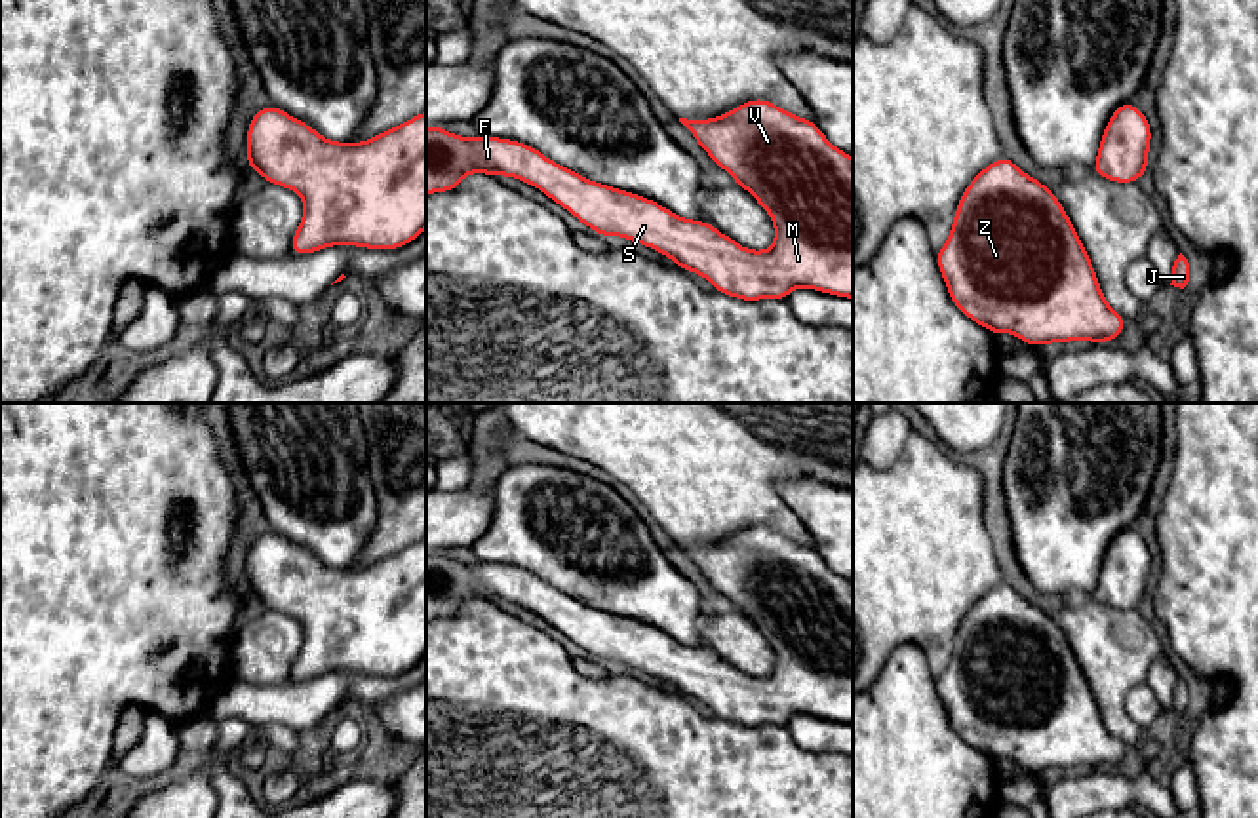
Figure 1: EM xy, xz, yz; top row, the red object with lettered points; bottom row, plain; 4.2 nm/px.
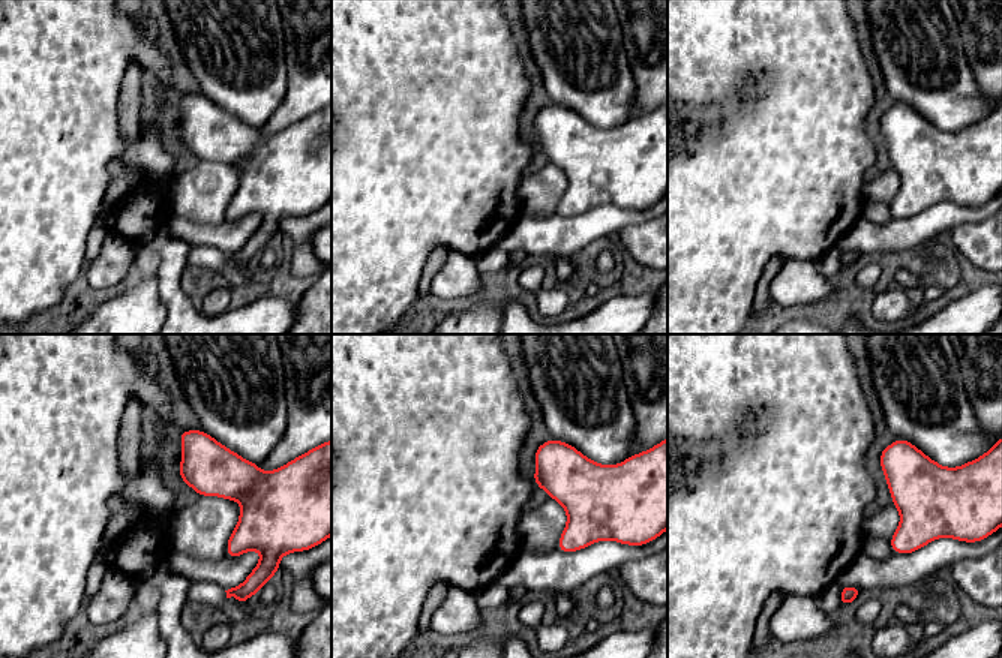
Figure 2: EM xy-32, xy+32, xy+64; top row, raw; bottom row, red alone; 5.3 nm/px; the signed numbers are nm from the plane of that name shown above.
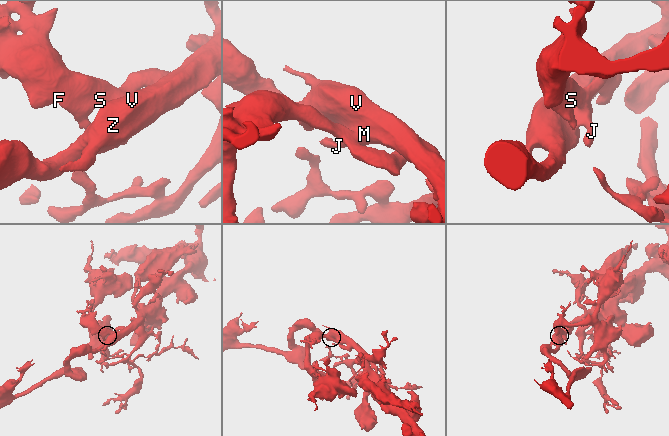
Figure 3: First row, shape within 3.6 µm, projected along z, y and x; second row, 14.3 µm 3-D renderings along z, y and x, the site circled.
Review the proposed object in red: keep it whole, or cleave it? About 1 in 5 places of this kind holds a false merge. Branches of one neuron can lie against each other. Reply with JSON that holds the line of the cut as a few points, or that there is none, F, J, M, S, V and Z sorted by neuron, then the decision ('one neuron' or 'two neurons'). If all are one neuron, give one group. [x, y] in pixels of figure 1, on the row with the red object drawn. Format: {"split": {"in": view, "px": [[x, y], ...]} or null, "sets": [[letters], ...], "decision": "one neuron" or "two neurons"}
{"split": null, "sets": [["F", "J", "M", "S", "V", "Z"]], "decision": "one neuron"}

